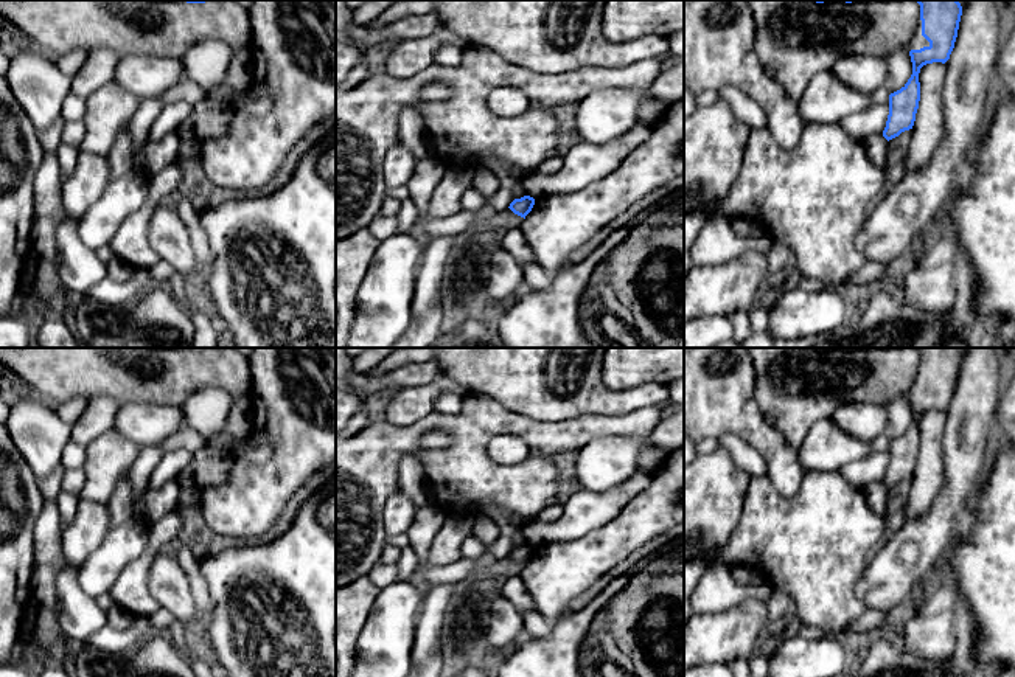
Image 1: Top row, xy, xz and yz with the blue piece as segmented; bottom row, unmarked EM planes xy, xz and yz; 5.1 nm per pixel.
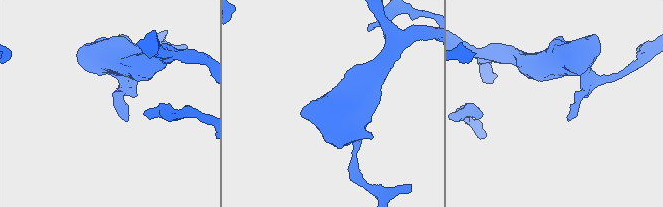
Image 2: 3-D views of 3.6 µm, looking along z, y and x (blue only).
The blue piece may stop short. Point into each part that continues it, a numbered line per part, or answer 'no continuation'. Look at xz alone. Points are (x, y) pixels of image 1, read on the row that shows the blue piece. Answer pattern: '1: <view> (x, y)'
no continuation

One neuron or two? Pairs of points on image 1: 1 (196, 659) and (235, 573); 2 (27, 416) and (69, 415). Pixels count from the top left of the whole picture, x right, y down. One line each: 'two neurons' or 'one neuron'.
1: two neurons
2: two neurons

